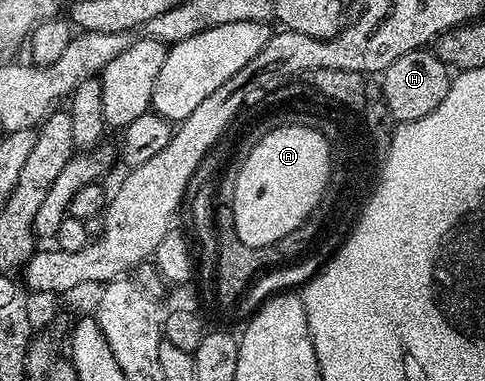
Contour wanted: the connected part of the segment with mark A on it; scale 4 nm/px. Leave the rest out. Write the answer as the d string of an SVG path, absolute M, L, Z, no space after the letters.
M290 126L277 128L265 137L247 155L239 169L238 180L231 186L232 210L234 215L234 231L239 237L242 248L272 248L281 237L287 237L292 230L303 225L312 213L322 206L325 190L329 186L328 161L330 140L323 131L311 127Z

